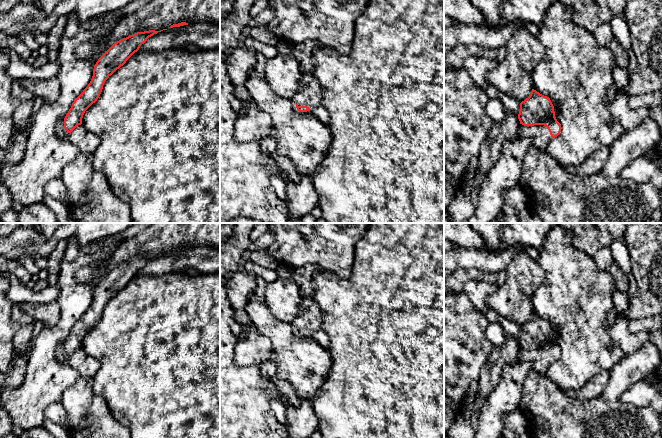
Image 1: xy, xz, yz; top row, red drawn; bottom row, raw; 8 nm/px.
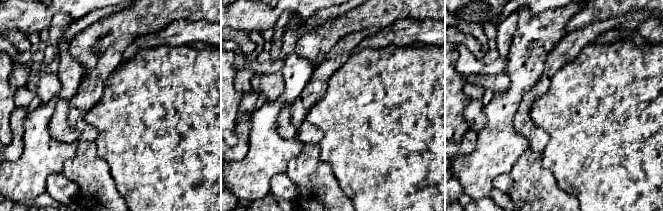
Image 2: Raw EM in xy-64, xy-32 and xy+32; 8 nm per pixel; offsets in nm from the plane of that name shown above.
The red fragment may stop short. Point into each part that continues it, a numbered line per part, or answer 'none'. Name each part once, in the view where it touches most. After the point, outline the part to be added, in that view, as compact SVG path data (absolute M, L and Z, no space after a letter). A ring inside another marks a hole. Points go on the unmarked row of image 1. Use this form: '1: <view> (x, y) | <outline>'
1: yz (540, 358) | M544 349L519 350L519 360L533 363L533 370L538 373L544 373L549 365L552 363L549 354Z

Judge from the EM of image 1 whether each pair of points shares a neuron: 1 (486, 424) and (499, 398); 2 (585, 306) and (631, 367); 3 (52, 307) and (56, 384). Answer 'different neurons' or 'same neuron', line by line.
1: same neuron
2: different neurons
3: different neurons

